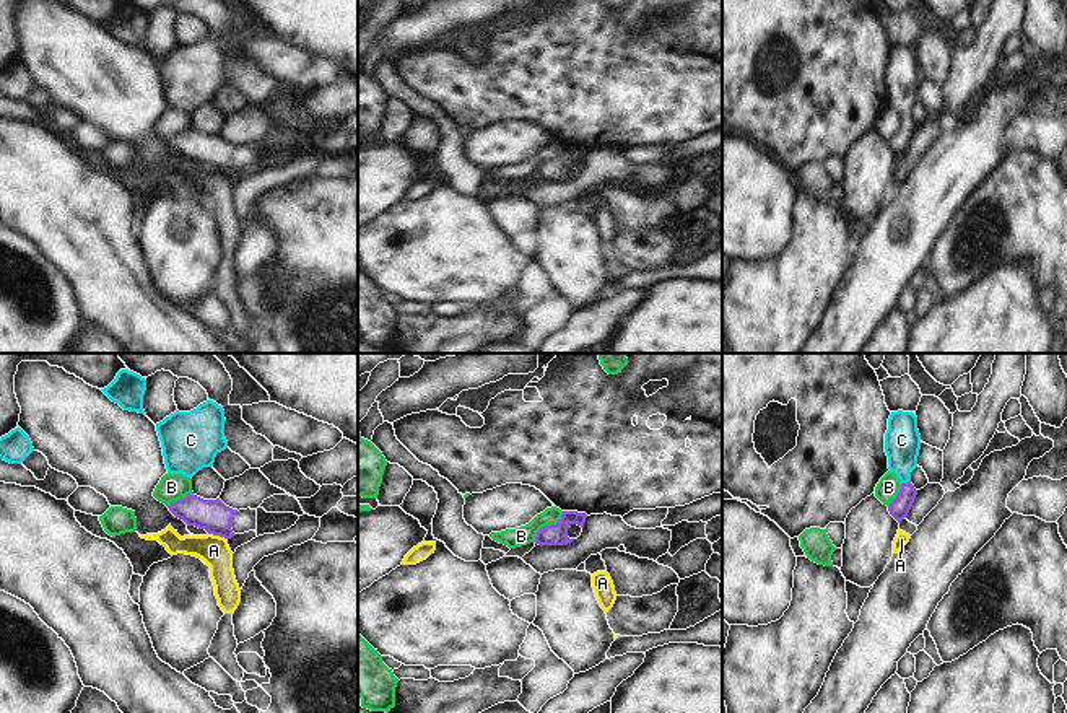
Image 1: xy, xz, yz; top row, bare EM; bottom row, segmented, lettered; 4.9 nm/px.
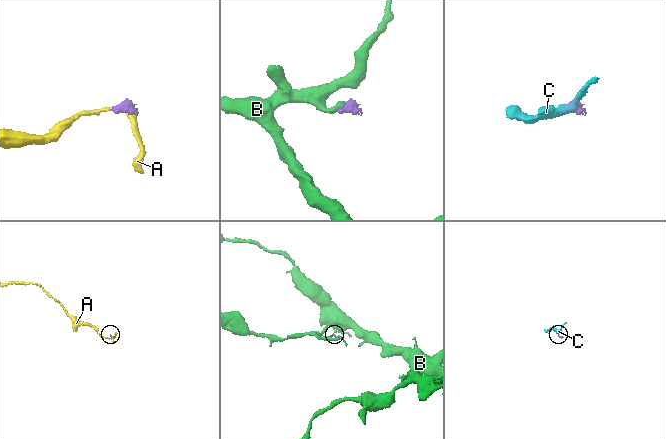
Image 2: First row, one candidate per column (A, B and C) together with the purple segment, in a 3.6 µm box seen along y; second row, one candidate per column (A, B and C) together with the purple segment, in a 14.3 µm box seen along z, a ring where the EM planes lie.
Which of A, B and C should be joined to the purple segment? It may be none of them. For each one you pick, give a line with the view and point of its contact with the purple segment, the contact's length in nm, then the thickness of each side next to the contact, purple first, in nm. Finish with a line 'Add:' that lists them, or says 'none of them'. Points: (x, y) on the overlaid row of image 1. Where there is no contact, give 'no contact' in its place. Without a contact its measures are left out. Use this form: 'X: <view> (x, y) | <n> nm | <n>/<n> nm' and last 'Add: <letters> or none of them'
C: yz (905, 484) | 50 nm | 100/180 nm
Add: C

